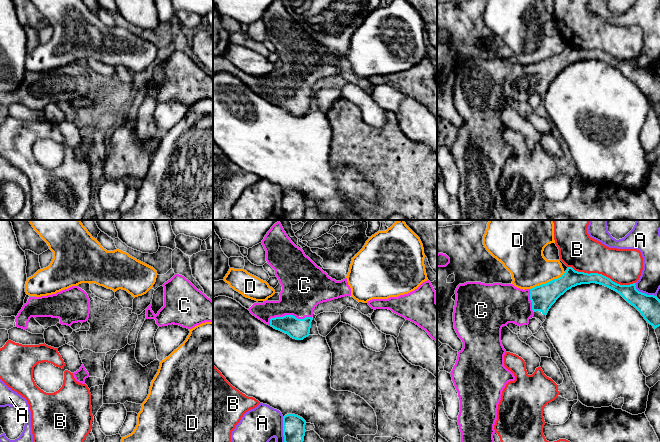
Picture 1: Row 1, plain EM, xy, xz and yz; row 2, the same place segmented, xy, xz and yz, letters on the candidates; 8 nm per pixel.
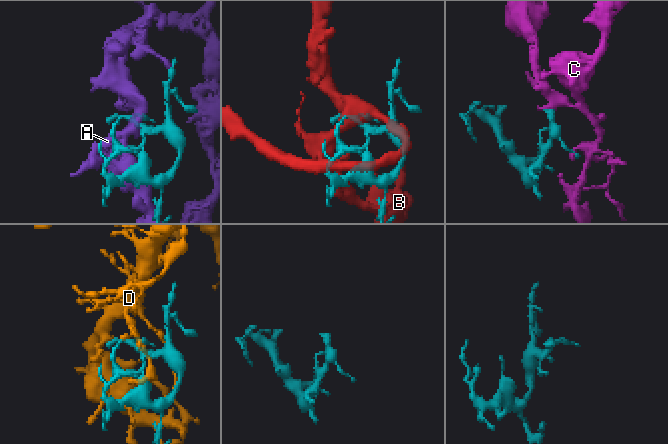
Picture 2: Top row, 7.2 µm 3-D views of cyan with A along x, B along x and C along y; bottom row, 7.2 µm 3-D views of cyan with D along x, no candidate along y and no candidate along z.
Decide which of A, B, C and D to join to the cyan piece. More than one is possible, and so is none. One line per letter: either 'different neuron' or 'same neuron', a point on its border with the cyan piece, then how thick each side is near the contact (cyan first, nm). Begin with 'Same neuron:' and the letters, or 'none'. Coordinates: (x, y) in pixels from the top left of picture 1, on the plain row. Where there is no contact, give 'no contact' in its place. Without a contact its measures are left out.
Same neuron: C
A: different neuron; contact yz (644, 69); calibres 180 and 180 nm
B: different neuron; contact yz (601, 50); calibres 140 and 280 nm
C: same neuron; contact xz (287, 91); calibres 170 and 340 nm
D: different neuron; contact yz (548, 58); calibres 190 and 300 nm

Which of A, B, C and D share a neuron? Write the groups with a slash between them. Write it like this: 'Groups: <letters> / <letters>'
Groups: A / B / C / D

